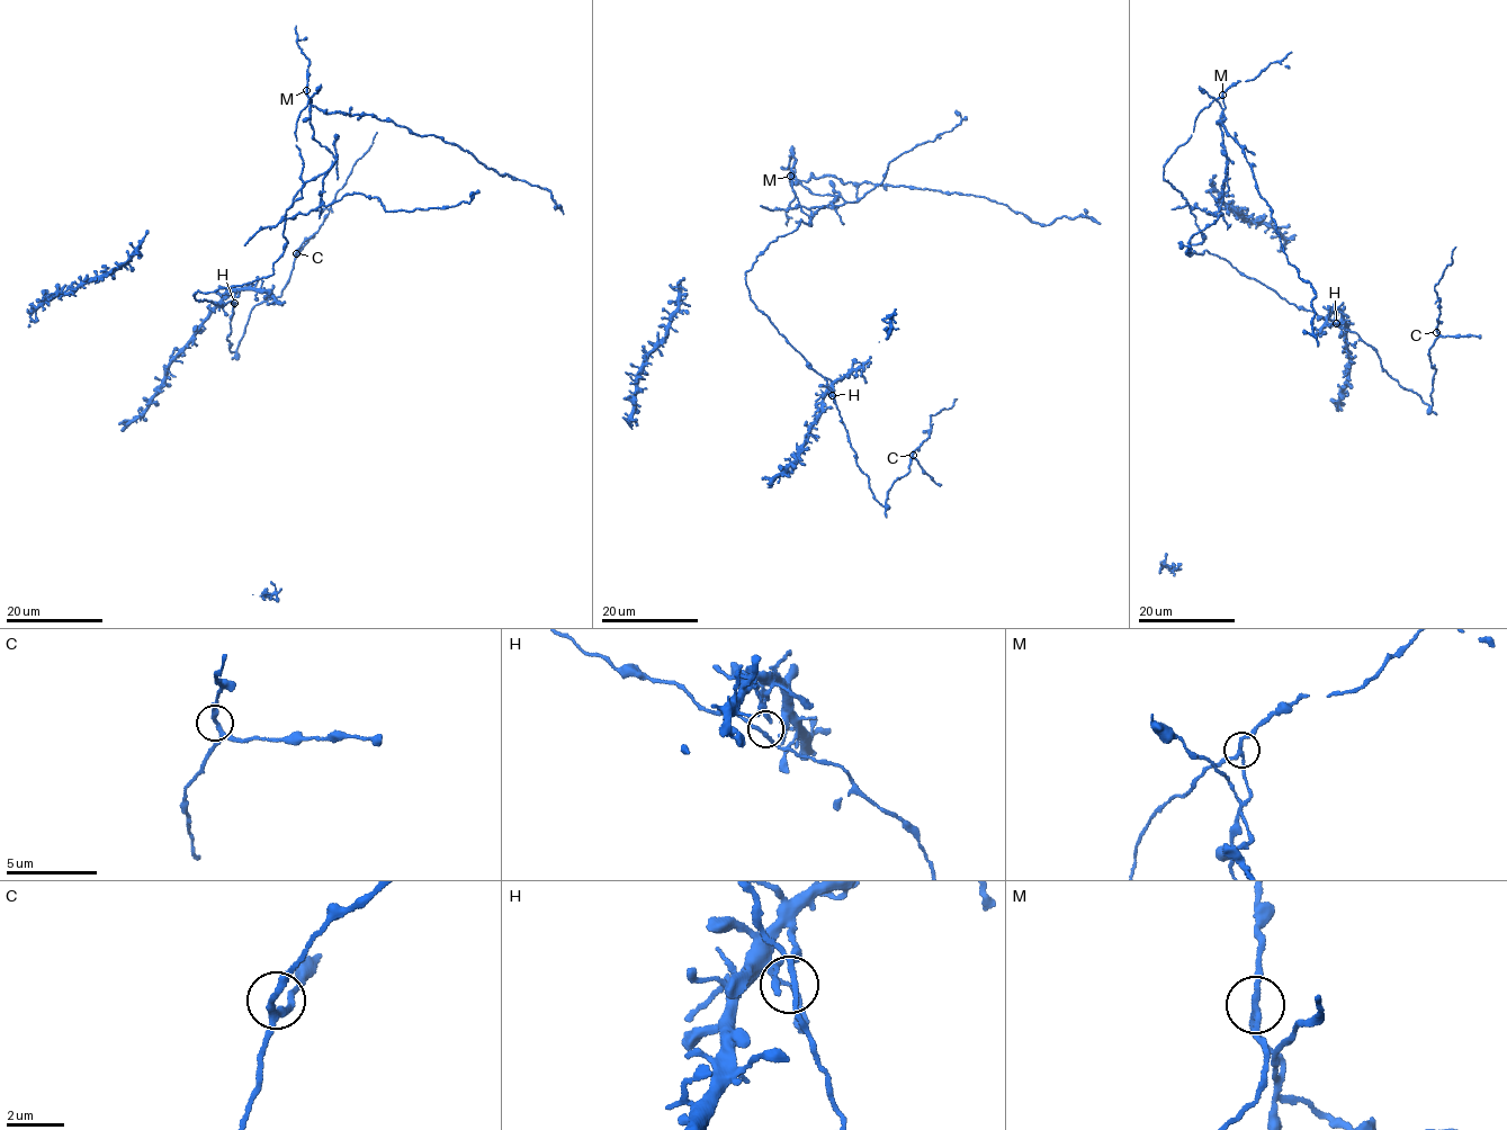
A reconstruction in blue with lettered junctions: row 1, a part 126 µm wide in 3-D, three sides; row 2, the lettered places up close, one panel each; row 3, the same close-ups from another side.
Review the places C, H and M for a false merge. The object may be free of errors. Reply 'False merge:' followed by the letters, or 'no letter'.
False merge: M

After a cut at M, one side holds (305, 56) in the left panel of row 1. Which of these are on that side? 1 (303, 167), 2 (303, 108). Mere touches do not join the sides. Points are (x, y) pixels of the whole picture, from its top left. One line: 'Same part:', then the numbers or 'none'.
Same part: 1, 2

